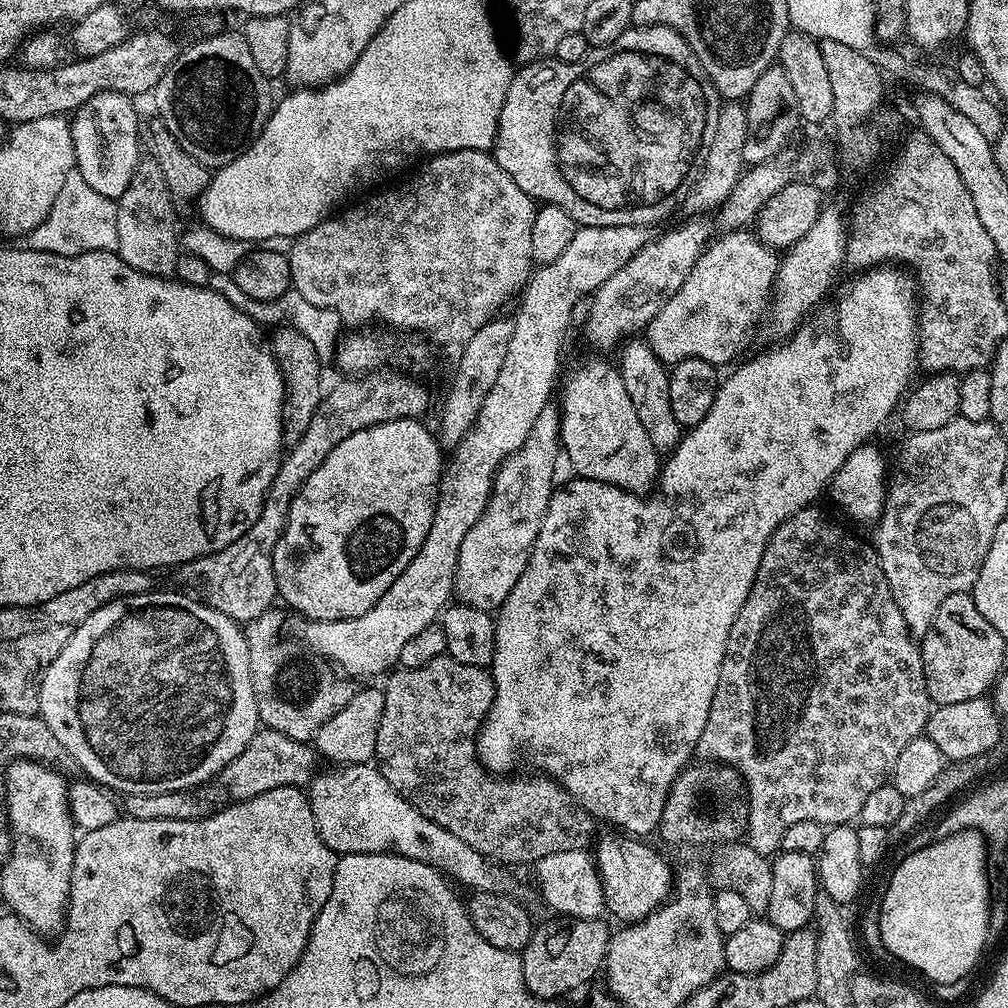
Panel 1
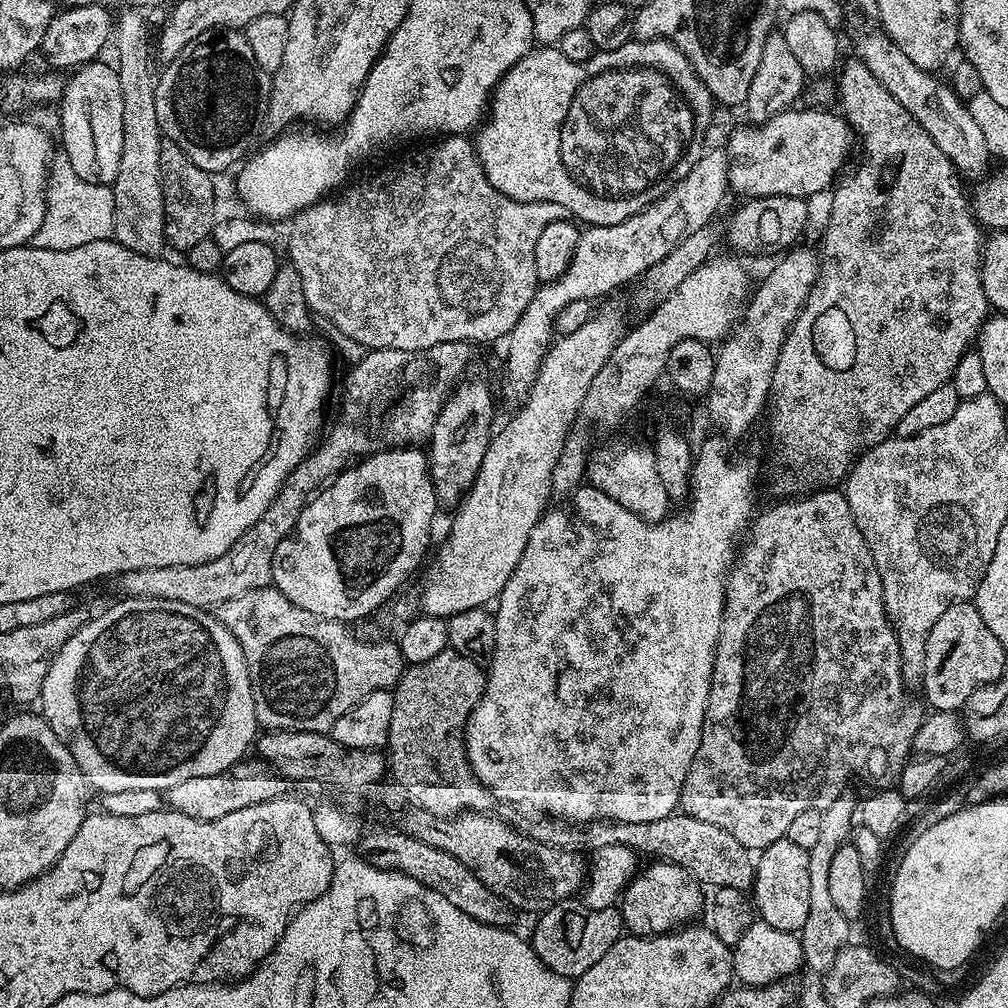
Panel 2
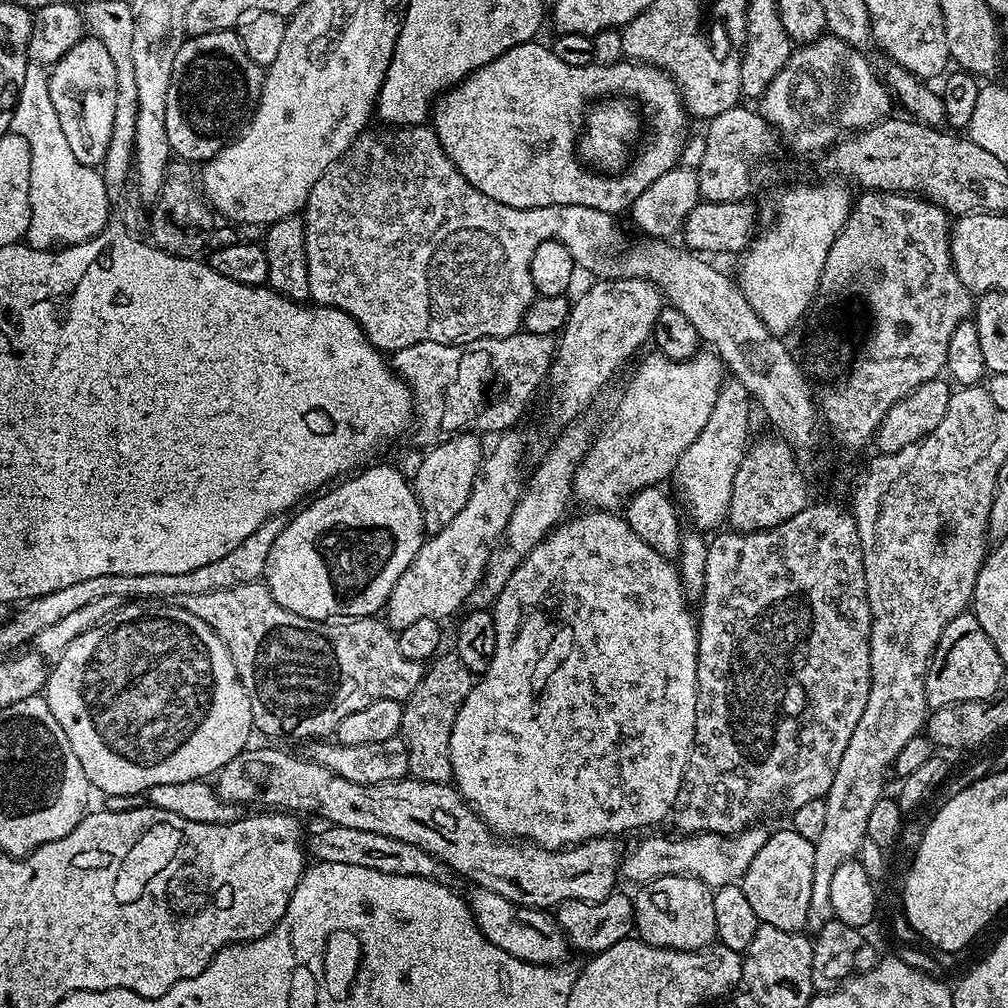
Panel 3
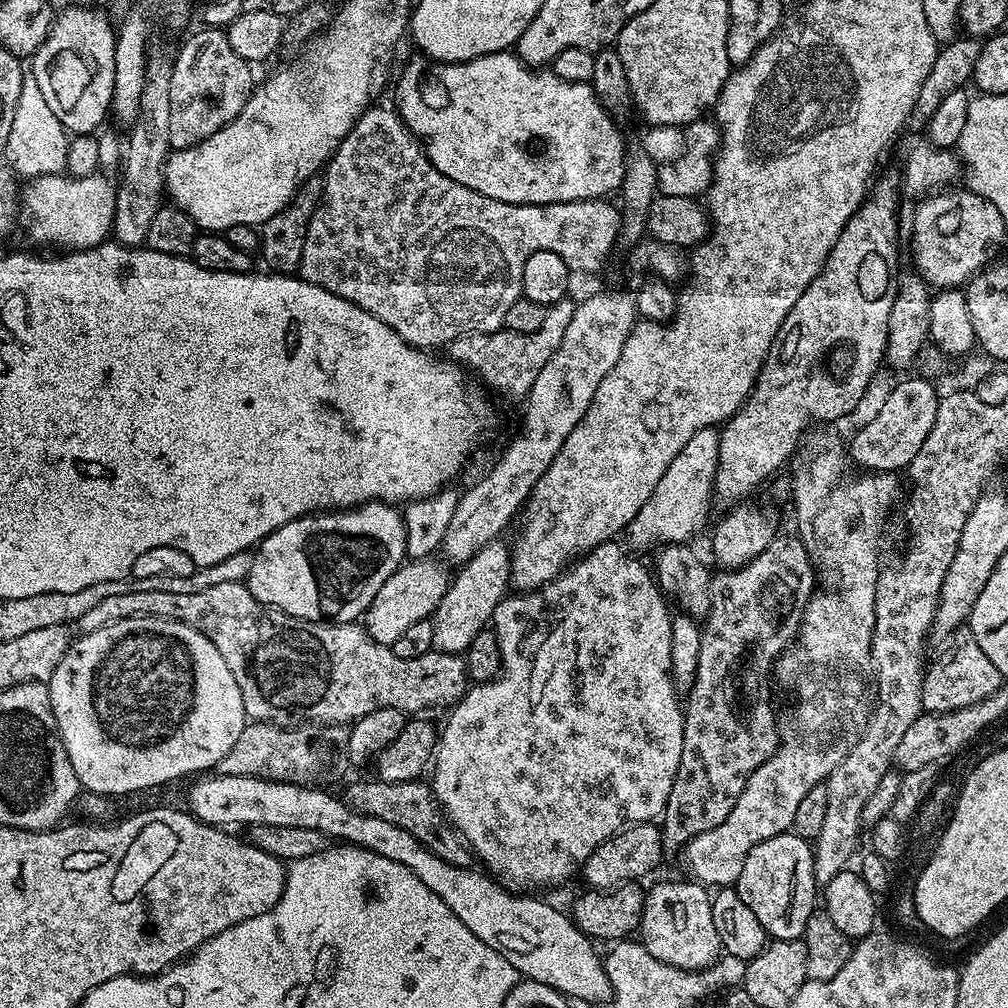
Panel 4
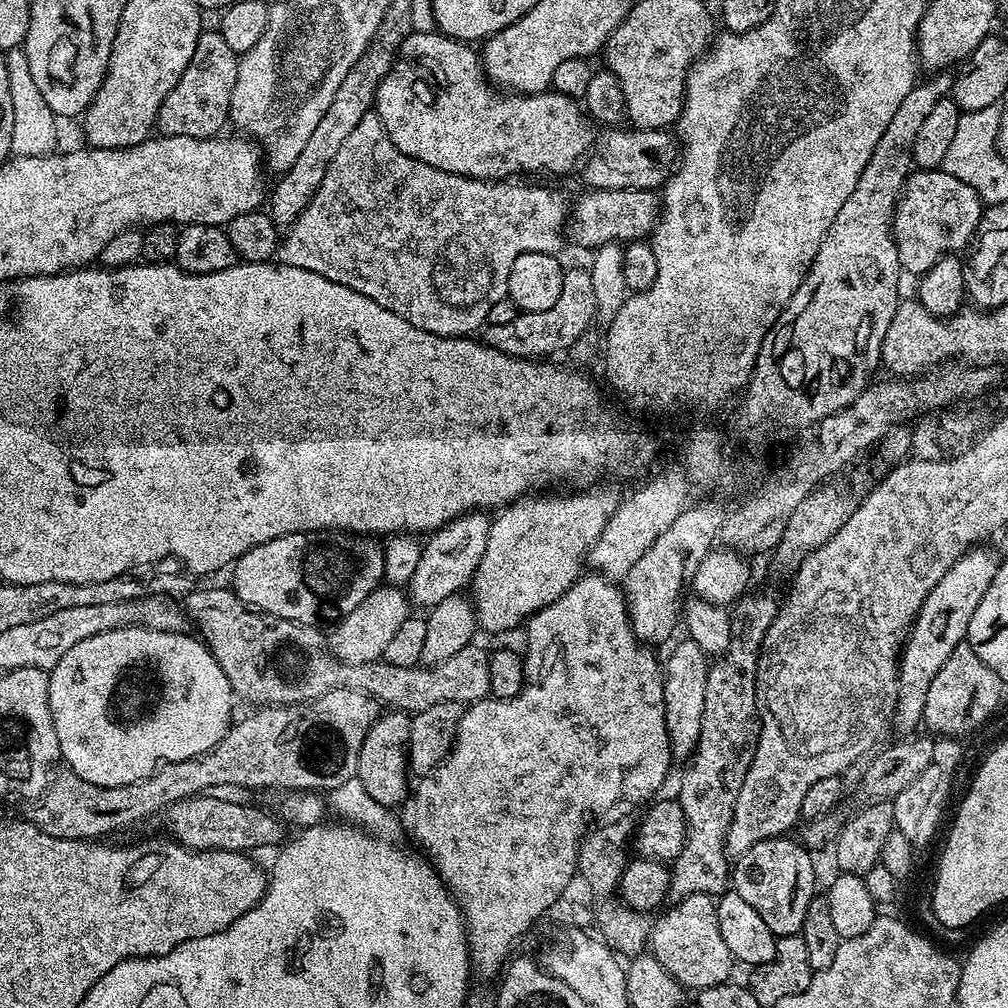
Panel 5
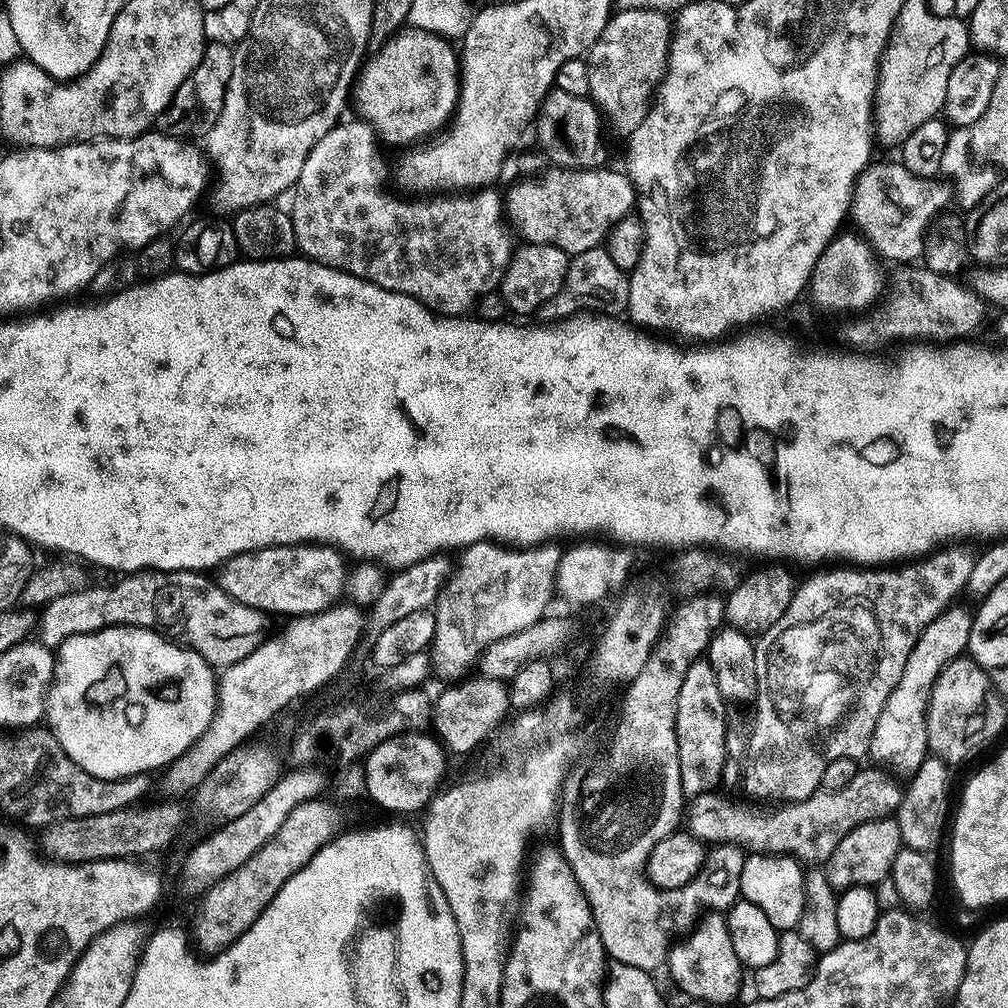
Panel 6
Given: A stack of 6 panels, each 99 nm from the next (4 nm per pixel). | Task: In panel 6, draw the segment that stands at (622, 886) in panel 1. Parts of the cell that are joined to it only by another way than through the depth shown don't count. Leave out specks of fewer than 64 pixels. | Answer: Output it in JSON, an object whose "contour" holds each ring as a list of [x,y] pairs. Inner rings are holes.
{"contour":[[[712,910],[701,915],[695,927],[669,947],[667,968],[673,982],[685,992],[685,997],[702,1000],[708,1006],[730,1003],[739,994],[740,983],[743,980],[745,983],[746,969],[738,954],[734,954],[725,913]]]}

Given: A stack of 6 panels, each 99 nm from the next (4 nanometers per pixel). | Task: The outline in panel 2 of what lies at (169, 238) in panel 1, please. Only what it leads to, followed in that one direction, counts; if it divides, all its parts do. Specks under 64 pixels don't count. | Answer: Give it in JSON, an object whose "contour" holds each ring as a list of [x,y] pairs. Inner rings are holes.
{"contour":[[[126,8],[114,20],[114,48],[116,44],[122,86],[122,154],[116,181],[110,186],[114,194],[112,235],[122,246],[138,254],[159,257],[163,253],[160,251],[165,251],[166,241],[160,173],[162,133],[156,109],[156,80],[154,72],[152,76],[152,58],[148,54],[150,36],[148,40],[144,16],[136,8]]]}

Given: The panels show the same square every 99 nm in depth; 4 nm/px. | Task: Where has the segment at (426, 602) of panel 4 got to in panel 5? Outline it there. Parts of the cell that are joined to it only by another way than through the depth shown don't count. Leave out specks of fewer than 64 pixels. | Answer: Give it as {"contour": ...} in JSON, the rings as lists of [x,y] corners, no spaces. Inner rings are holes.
{"contour":[[[381,586],[374,589],[365,600],[350,614],[346,614],[335,625],[336,628],[327,637],[326,643],[337,660],[349,665],[371,664],[384,655],[387,643],[394,638],[398,626],[406,622],[410,615],[410,600],[405,589],[400,586]],[[409,608],[409,609],[408,609]]]}

